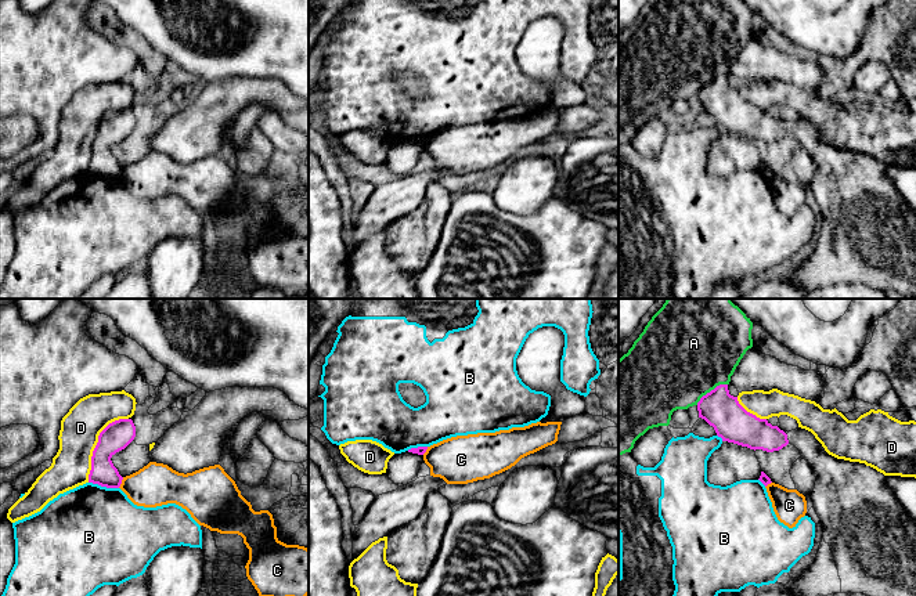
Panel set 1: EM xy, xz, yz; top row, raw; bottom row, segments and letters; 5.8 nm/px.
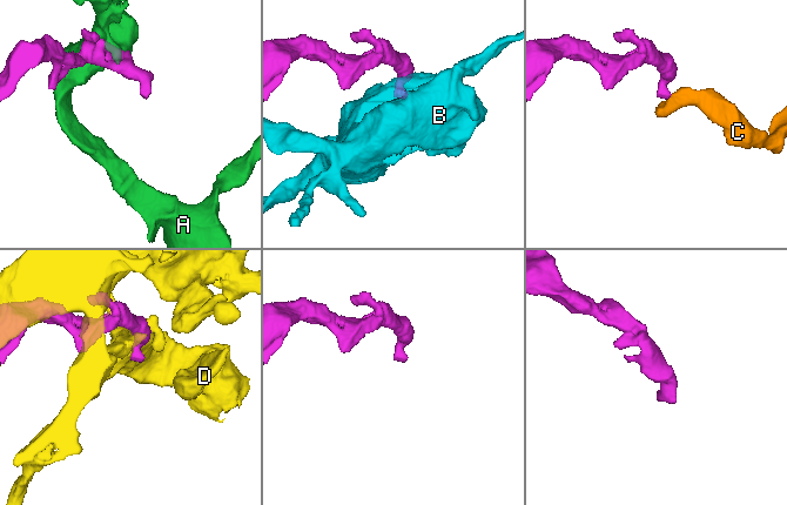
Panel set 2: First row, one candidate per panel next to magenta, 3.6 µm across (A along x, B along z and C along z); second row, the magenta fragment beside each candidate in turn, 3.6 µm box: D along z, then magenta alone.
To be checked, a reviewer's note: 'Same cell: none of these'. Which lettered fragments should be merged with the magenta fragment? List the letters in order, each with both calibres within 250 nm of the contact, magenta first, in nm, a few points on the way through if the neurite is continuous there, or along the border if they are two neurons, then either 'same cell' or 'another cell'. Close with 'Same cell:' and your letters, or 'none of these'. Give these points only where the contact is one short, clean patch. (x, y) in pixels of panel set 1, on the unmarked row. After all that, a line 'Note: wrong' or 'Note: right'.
A: 220 nm thick on the magenta side, 500 nm on the other; another cell
B: 150 nm thick on the magenta side, 480 nm on the other; another cell
C: 150 nm thick on the magenta side, 240 nm on the other; border along xy (123, 168), (118, 177); another cell
D: 170 nm thick on the magenta side, 220 nm on the other; another cell
Same cell: none of these
Note: right

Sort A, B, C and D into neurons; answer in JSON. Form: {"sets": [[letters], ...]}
{"sets": [["A"], ["B"], ["C"], ["D"]]}

